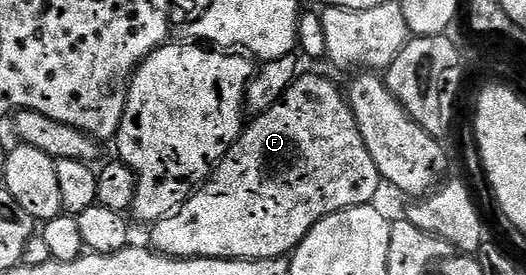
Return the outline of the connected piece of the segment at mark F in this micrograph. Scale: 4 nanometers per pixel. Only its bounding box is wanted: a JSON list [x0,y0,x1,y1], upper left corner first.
[149,73,381,259]

